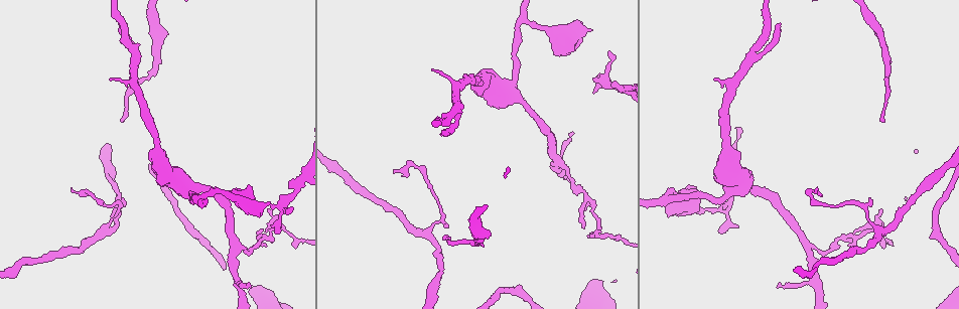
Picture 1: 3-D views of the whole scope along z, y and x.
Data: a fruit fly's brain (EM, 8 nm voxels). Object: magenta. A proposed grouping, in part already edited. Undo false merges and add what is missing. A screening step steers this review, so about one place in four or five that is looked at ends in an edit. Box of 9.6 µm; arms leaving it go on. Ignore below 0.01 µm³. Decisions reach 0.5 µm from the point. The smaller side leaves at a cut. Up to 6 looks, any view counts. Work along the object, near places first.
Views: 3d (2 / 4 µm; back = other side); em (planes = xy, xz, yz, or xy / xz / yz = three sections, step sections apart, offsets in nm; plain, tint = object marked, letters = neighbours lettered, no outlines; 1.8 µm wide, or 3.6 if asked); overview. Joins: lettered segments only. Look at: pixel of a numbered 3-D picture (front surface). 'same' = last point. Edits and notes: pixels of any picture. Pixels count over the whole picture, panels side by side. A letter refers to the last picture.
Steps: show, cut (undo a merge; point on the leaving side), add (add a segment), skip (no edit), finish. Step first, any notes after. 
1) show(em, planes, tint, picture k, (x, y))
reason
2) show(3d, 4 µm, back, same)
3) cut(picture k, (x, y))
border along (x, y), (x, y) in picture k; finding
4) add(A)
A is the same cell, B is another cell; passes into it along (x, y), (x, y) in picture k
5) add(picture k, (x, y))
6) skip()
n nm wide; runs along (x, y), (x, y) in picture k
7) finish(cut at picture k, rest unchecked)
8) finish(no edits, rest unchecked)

show(3d, 2 µm, picture 1, (514, 74))
thick turns thin

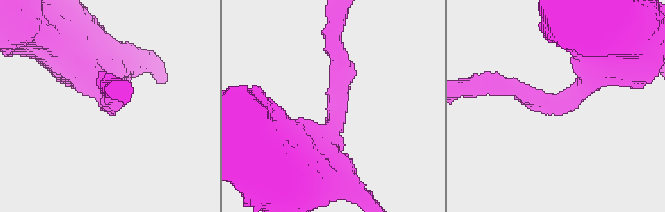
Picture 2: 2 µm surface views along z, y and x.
show(em, planes, letters, picture 2, (110, 98))
arms of 180, 600 nm

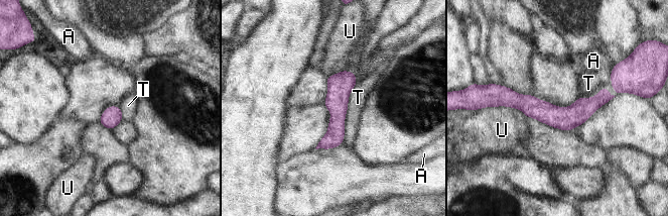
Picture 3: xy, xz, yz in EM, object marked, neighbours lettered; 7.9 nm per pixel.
skip()
150 nm wide; A, T and U are other cells; border along (357, 83), (349, 94), (342, 142) in picture 3; one neuron here

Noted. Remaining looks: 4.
show(3d, 4 µm, picture 1, (268, 203))
stops while still wide

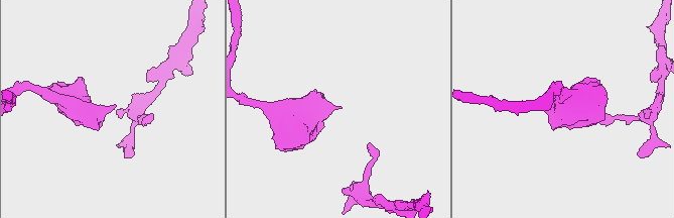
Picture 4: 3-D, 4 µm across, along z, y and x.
show(em, planes, tint, picture 4, (342, 108))

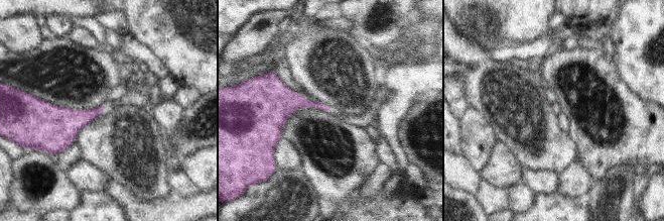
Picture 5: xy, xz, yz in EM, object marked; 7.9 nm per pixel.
show(em, planes, letters, same)
see the neighbours

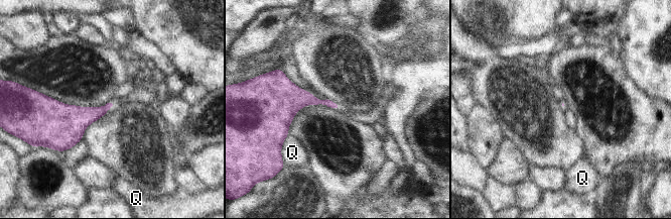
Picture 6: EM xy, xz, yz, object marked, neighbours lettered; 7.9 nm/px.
skip()
Q is another cell; border along (288, 135), (280, 146) in picture 6; no lettered segment goes on from it

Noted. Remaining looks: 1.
finish(no edits, rest unchecked)

